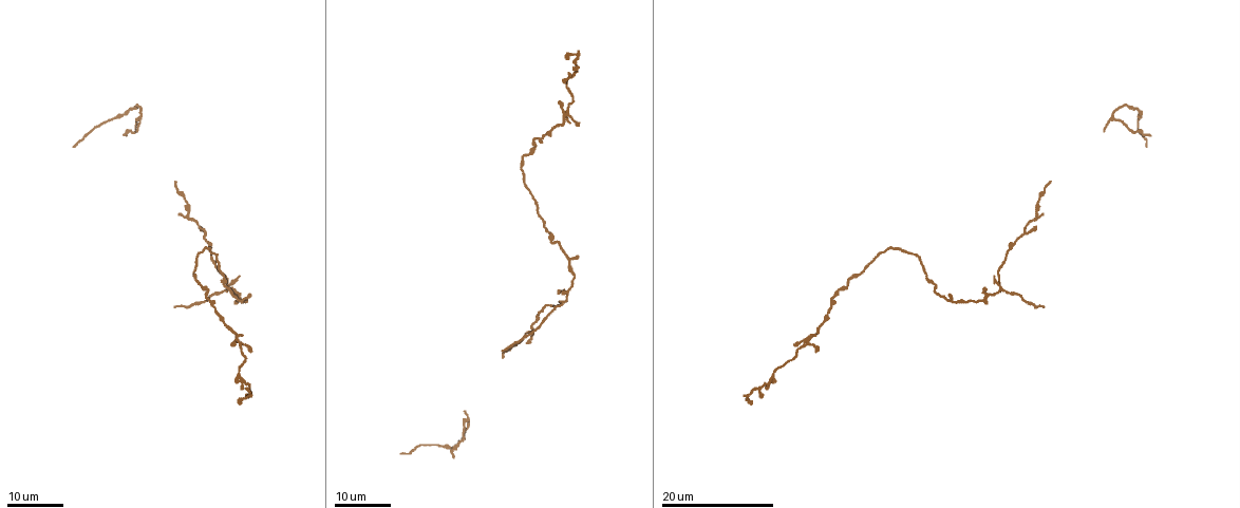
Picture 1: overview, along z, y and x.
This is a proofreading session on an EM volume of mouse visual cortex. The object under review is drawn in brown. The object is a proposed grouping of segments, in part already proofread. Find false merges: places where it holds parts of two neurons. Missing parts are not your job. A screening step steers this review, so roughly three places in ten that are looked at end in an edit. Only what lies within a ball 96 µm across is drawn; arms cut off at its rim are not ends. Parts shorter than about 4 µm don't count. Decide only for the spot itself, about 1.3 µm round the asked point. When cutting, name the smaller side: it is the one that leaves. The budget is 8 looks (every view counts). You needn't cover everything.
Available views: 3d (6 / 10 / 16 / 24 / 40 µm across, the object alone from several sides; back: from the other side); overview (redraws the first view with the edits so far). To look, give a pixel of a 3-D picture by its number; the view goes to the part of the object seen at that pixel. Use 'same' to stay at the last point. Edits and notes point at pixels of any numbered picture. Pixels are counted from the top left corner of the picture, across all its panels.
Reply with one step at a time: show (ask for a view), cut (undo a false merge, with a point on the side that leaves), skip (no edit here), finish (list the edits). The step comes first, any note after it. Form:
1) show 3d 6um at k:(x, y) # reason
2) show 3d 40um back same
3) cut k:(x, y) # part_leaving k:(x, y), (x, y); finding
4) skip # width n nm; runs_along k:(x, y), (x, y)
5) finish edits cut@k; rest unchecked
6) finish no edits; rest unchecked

show 3d 24um at 1:(565, 120) # side arm on a straight run

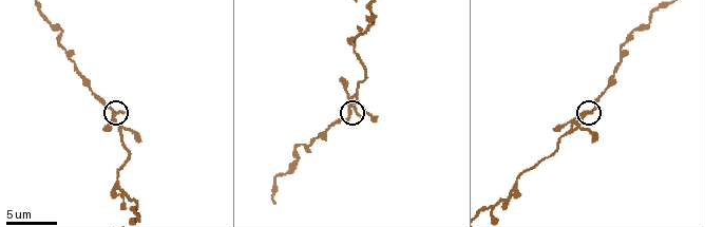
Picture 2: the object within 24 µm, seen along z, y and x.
show 3d 10um at 2:(111, 114)

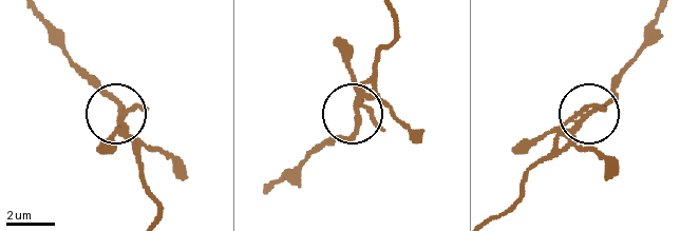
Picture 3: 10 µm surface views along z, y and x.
skip # runs_along 3:(270, 187), (347, 135), (372, 76); all the same neuron

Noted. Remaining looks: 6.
show 3d 16um at 2:(63, 47) # thin arm on a thick one

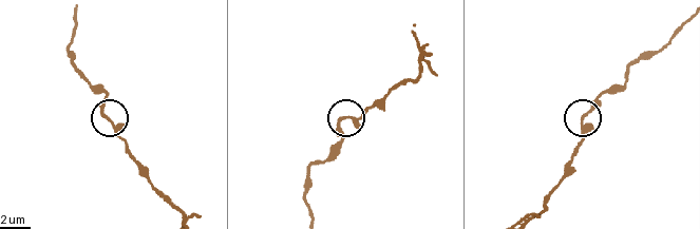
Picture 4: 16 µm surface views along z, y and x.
skip # arms 3; runs_along 4:(682, 27), (603, 92), (583, 118), (582, 144); continuous, no second neuron

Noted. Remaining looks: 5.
show 3d 24um at 1:(185, 215) # three arms meet

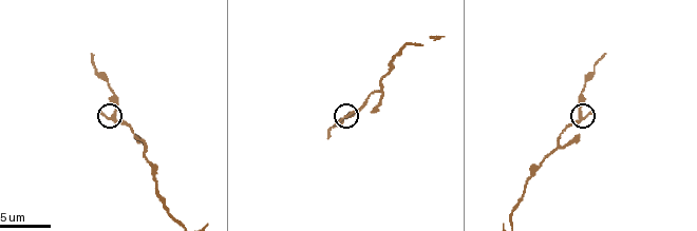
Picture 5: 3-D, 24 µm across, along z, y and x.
show 3d 10um at 5:(114, 116)

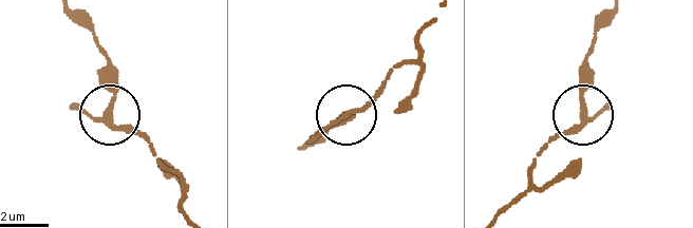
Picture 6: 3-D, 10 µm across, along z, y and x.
skip # width 190 nm; runs_along 6:(185, 213), (176, 177), (147, 140), (112, 116), (110, 58); all the same neuron

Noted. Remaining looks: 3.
show 3d 16um at 1:(1000, 287) # four arms meet

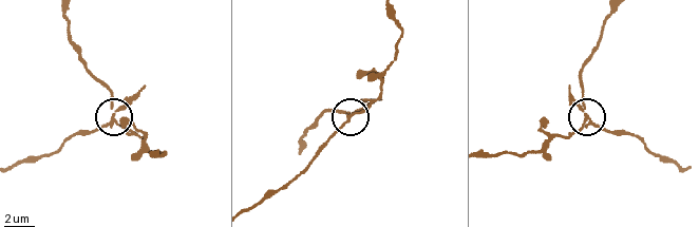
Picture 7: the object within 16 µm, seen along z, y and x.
show 3d 6um at 7:(587, 121) # closer look

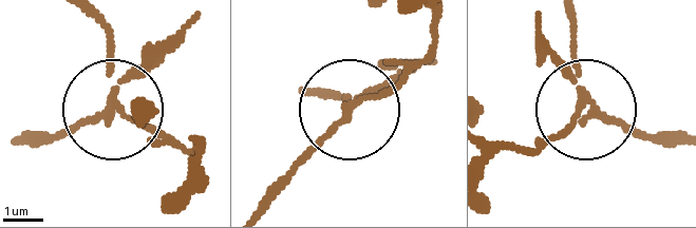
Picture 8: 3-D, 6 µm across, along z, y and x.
cut 8:(558, 61) # arms 4; part_leaving 8:(584, 99), (641, 133), (681, 139); a second neuron is stuck on

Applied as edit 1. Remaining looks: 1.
finish edits cut@8; rest unchecked

